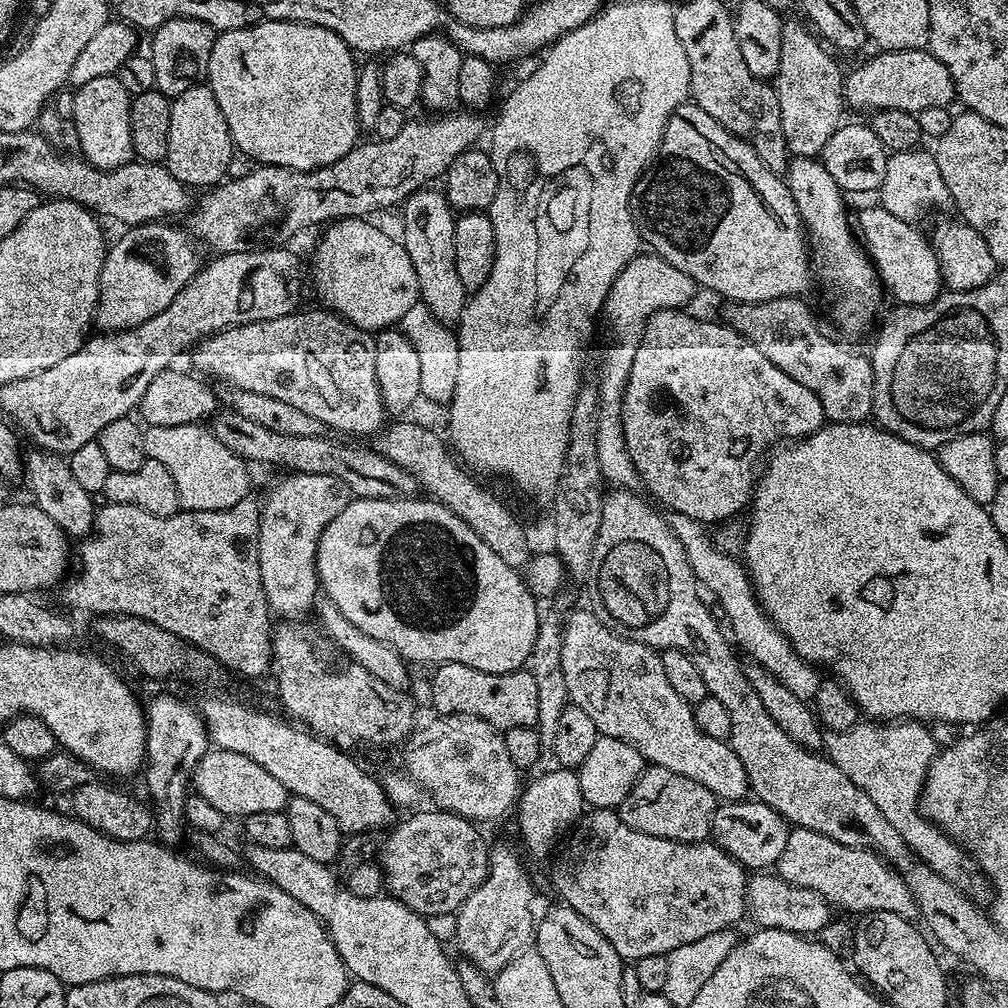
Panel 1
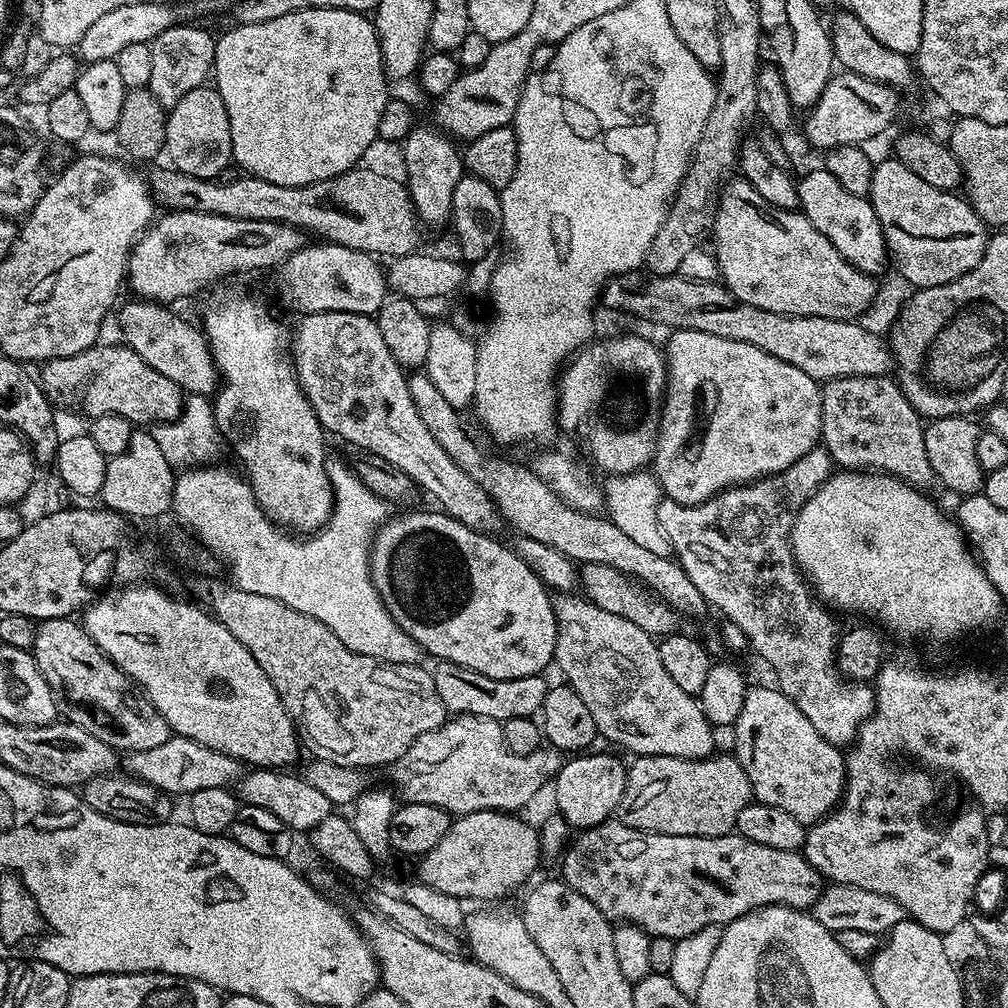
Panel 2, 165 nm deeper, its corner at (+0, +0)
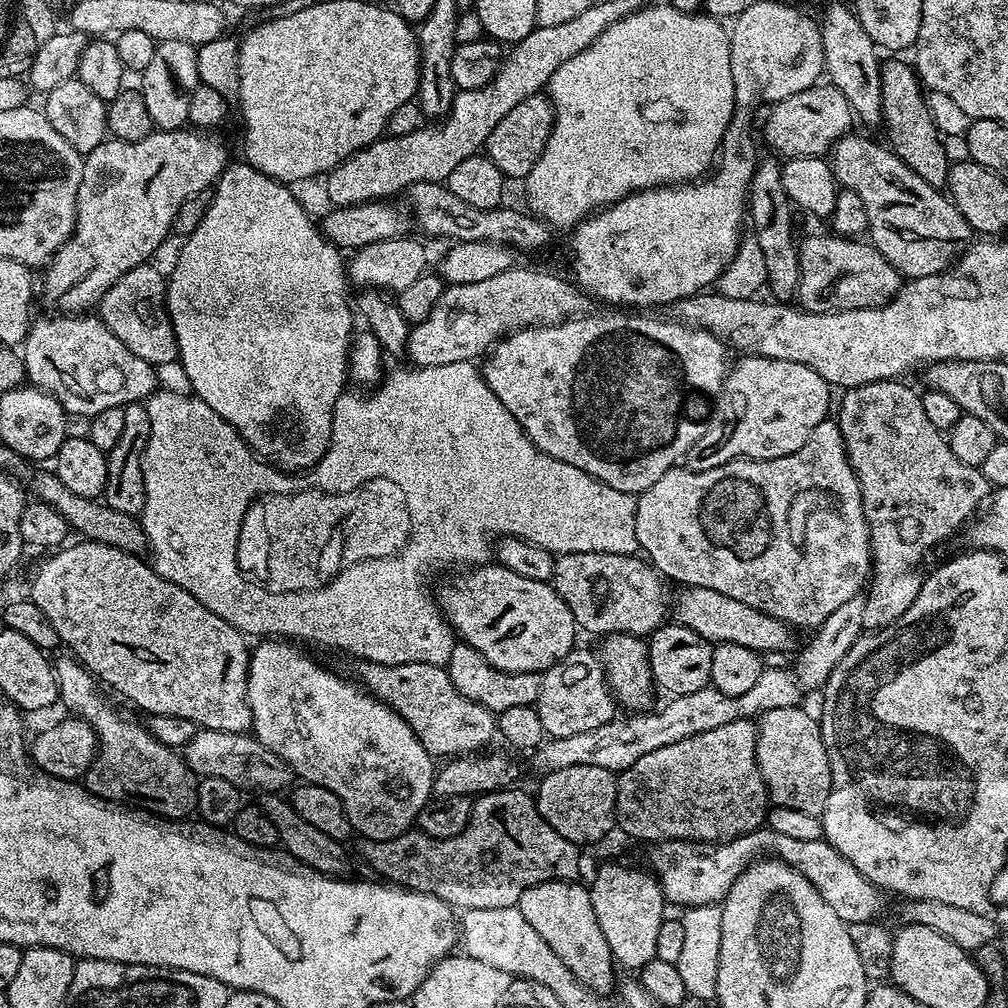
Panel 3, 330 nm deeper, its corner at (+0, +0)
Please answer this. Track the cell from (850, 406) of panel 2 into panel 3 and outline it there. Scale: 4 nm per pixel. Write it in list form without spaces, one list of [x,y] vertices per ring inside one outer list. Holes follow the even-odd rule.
[[[899,379],[879,380],[847,389],[840,400],[838,423],[842,432],[848,465],[856,471],[862,494],[864,517],[868,523],[868,542],[872,545],[870,583],[864,596],[862,618],[864,631],[876,631],[893,624],[914,602],[920,592],[922,572],[916,567],[943,540],[963,529],[989,499],[990,485],[979,468],[958,462],[950,450],[945,433],[939,432],[922,410],[921,393],[900,384]]]

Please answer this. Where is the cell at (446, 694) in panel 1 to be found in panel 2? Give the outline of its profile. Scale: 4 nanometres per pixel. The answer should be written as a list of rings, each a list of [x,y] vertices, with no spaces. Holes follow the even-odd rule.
[[[440,662],[435,665],[432,672],[434,686],[438,686],[438,698],[442,698],[445,709],[449,713],[459,714],[462,716],[485,716],[491,720],[501,722],[510,718],[526,718],[527,716],[535,717],[544,707],[544,699],[550,687],[549,681],[544,681],[543,675],[527,676],[526,678],[486,678],[486,674],[478,674],[469,668],[463,668],[461,664],[449,664]]]

